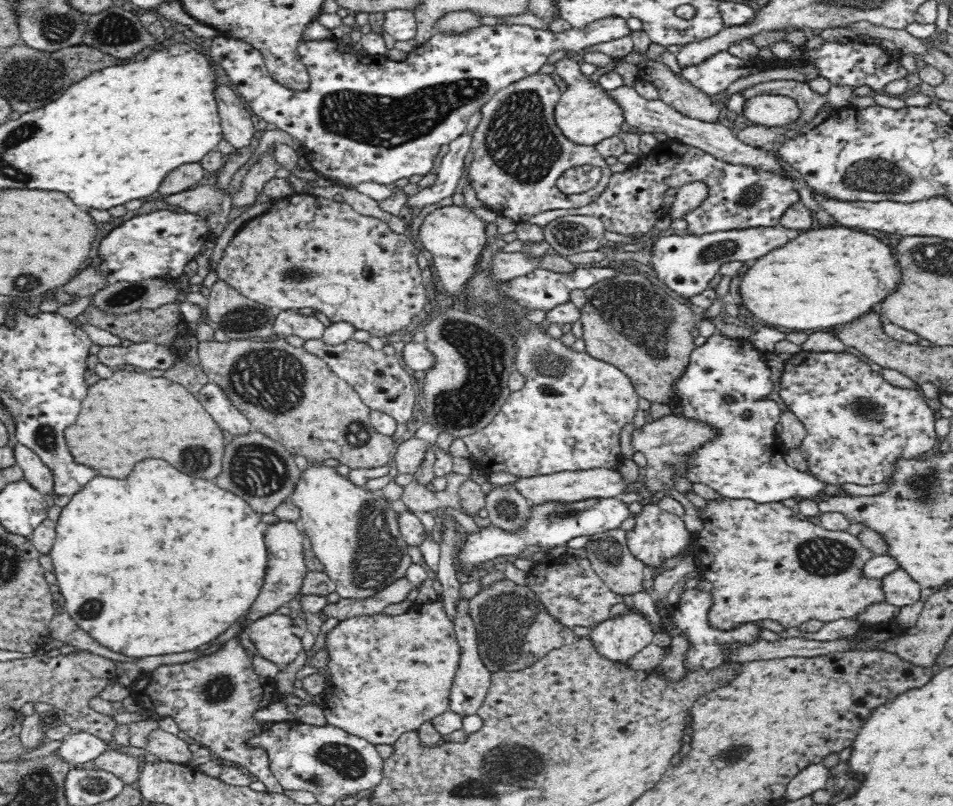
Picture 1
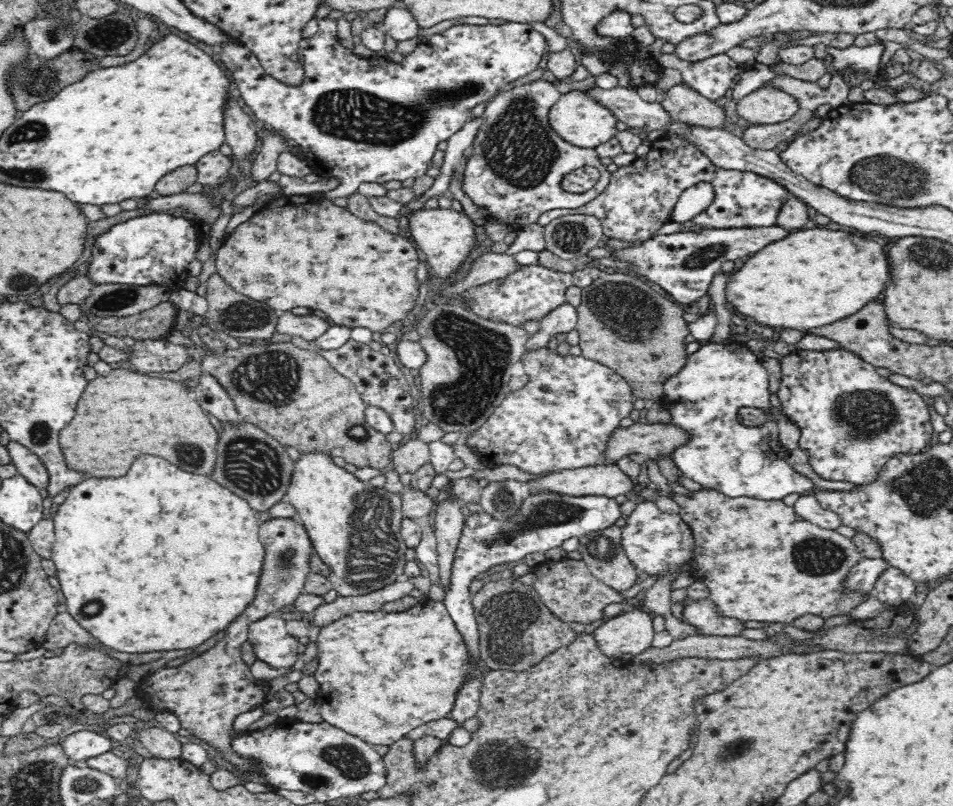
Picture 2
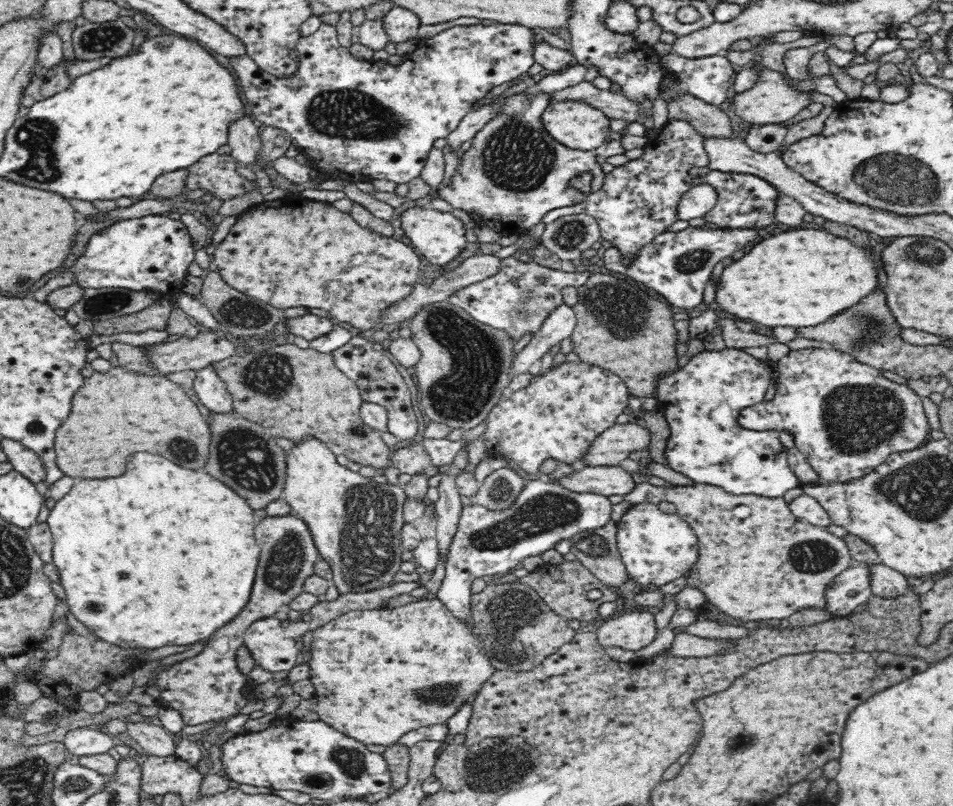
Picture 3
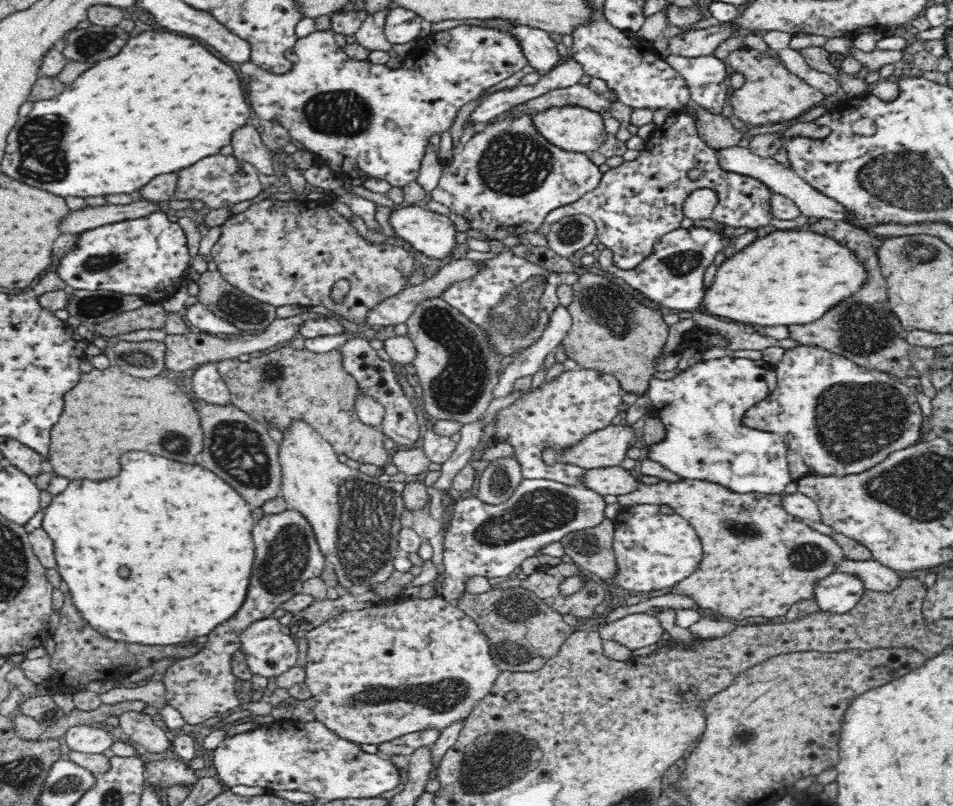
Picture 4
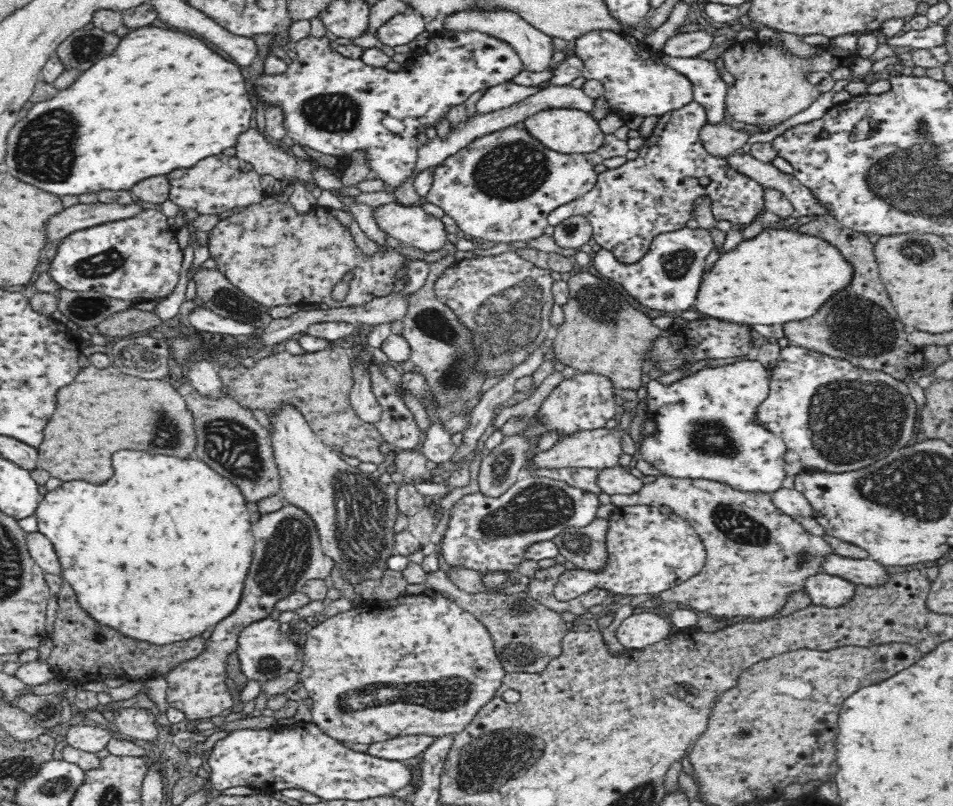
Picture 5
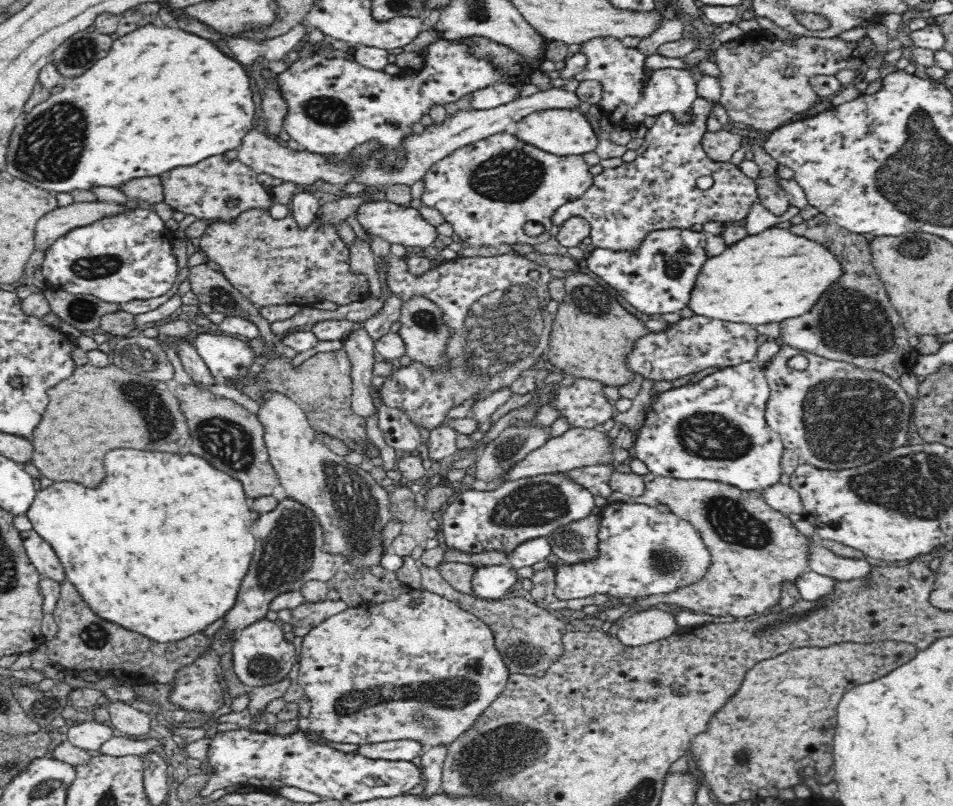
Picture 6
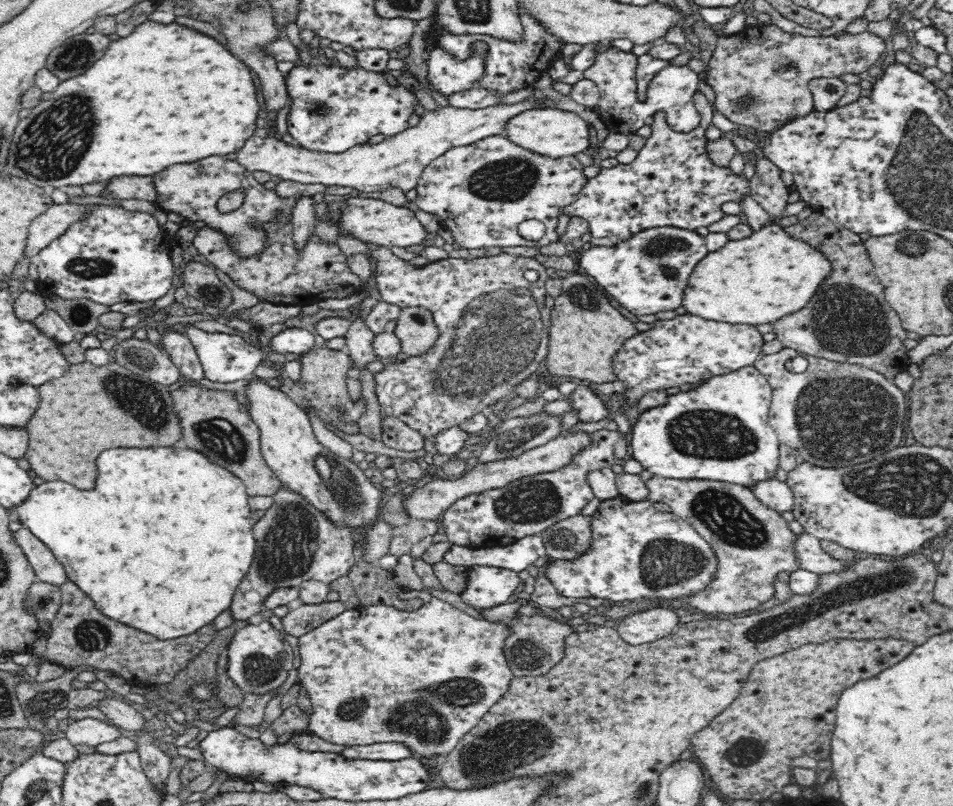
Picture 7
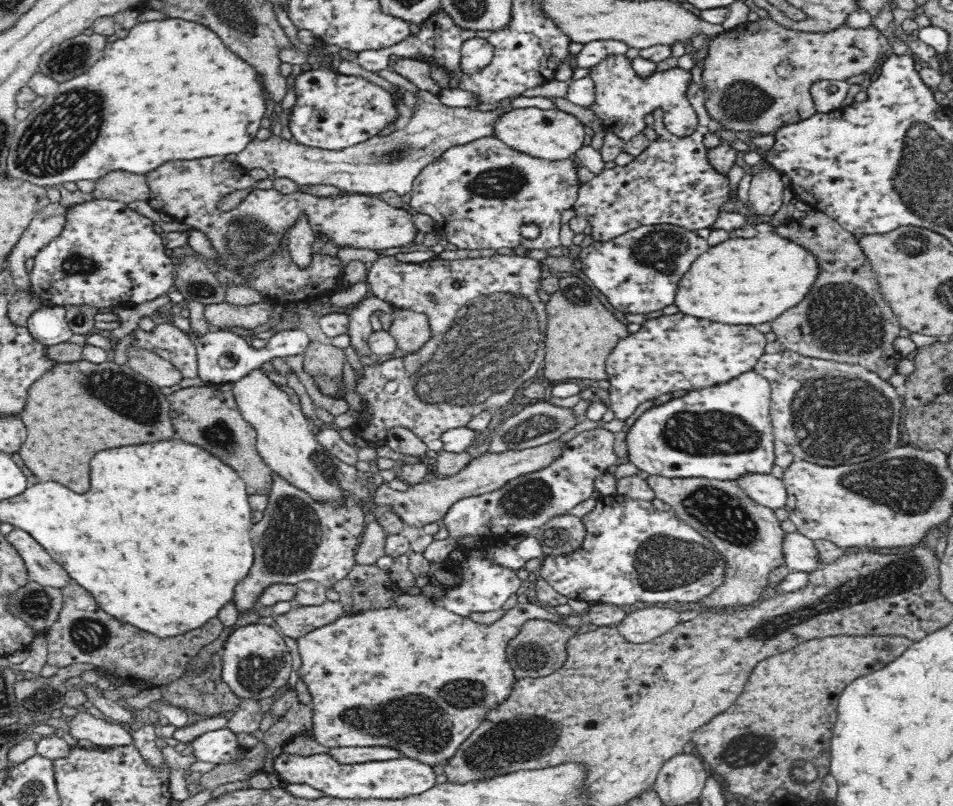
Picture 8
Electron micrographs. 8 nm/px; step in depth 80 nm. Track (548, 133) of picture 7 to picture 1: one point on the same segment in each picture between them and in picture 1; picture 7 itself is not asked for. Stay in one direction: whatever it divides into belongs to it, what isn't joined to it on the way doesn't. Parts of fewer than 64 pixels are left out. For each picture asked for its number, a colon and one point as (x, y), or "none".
1: (586, 114)
2: (578, 117)
3: (577, 124)
4: (575, 128)
5: (568, 130)
6: (567, 132)

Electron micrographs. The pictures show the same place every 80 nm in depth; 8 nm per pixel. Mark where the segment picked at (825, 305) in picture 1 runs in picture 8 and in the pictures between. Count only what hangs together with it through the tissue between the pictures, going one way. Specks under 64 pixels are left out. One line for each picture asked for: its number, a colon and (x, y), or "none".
2: (819, 276)
3: (800, 277)
4: (789, 277)
5: (781, 276)
6: (776, 275)
7: (760, 279)
8: (742, 281)

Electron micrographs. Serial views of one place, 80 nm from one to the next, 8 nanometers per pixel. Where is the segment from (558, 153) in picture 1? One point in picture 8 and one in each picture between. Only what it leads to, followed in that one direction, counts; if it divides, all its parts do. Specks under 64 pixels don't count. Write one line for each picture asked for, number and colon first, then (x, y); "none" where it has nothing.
2: (518, 160)
3: (515, 172)
4: (507, 179)
5: (501, 187)
6: (488, 191)
7: (481, 193)
8: (479, 194)

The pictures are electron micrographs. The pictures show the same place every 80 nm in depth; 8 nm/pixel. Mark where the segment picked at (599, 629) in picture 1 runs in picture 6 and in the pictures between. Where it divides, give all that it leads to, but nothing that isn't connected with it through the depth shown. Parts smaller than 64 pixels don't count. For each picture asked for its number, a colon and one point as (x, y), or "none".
2: (631, 633)
3: (633, 630)
4: (634, 631)
5: (642, 628)
6: (642, 626)

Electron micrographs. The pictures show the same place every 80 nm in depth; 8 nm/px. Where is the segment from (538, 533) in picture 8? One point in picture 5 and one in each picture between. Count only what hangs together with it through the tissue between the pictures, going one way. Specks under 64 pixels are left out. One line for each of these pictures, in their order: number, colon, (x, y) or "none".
5: (585, 548)
6: (577, 542)
7: (569, 539)

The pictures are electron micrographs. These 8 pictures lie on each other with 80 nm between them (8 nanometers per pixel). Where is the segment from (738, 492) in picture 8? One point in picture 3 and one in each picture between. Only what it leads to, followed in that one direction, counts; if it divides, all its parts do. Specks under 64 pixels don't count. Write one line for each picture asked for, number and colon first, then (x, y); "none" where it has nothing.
3: (756, 560)
4: (756, 560)
5: (757, 557)
6: (754, 549)
7: (753, 544)

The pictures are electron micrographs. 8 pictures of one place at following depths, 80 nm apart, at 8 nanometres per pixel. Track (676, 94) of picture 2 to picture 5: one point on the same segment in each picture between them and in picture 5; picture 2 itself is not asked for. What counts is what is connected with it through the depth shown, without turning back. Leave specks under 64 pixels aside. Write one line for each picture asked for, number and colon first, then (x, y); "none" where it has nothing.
3: (707, 119)
4: (717, 131)
5: (721, 139)

